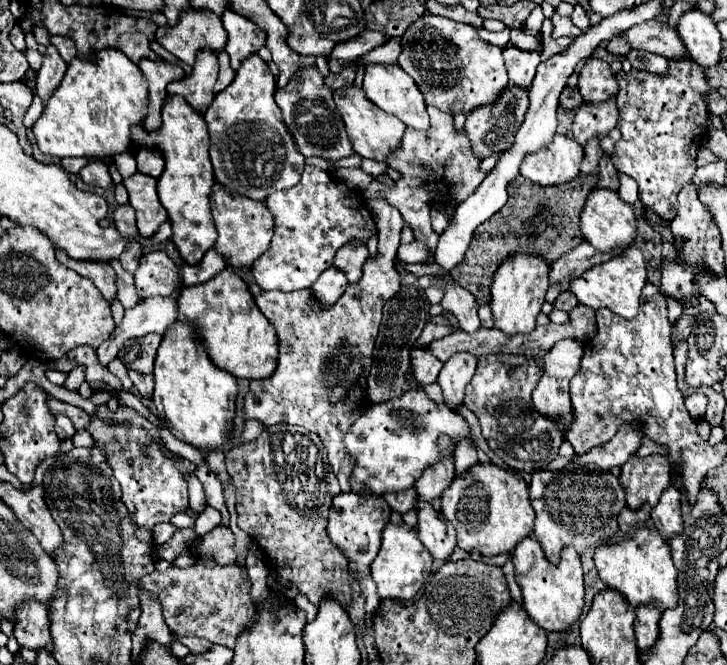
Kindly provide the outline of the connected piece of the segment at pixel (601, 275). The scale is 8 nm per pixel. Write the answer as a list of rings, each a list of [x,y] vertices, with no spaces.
[[[628,247],[620,255],[612,257],[606,263],[594,265],[588,271],[584,271],[580,277],[574,277],[570,281],[570,291],[578,297],[578,301],[592,309],[610,309],[626,319],[632,319],[638,315],[640,309],[640,291],[646,285],[646,263],[642,257],[642,251],[638,247]]]

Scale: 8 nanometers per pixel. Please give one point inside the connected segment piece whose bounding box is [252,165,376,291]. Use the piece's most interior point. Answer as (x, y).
(314, 219)

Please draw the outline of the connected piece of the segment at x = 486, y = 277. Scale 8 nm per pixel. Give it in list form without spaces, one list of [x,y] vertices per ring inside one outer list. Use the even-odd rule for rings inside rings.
[[[522,175],[512,179],[508,183],[506,205],[496,215],[492,215],[492,219],[486,219],[480,227],[476,227],[464,261],[460,263],[460,267],[450,271],[452,279],[470,293],[474,293],[478,303],[484,303],[490,297],[492,275],[502,259],[508,259],[518,251],[530,251],[546,257],[552,263],[562,253],[572,251],[582,243],[580,211],[596,183],[598,175],[578,175],[568,183],[552,187],[540,187],[530,179],[524,179]]]

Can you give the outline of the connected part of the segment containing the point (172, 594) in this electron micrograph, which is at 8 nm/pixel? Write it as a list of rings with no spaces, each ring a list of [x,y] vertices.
[[[198,555],[196,563],[186,569],[168,567],[164,573],[154,571],[154,573],[138,579],[138,589],[150,593],[154,599],[160,601],[164,621],[170,627],[172,635],[176,635],[176,637],[188,637],[188,635],[202,637],[214,645],[224,645],[224,647],[234,647],[240,631],[250,627],[250,623],[254,619],[254,605],[252,605],[252,597],[250,597],[250,587],[252,587],[252,583],[246,577],[244,569],[240,569],[238,565],[218,565],[210,555]]]

